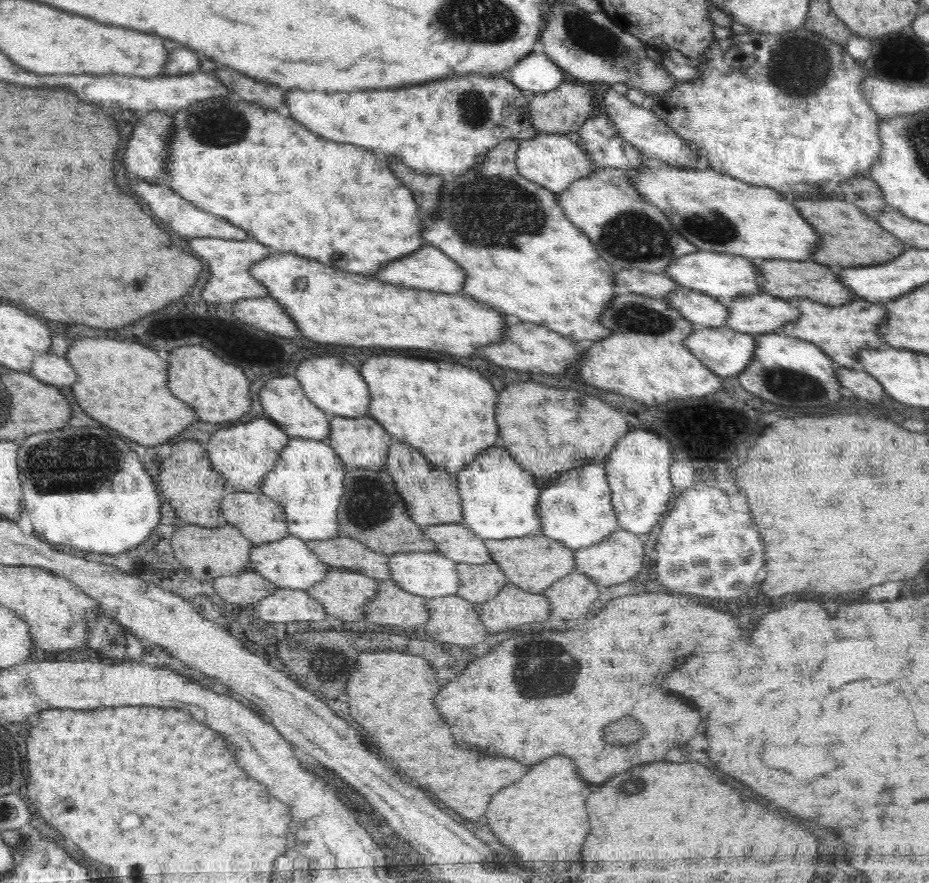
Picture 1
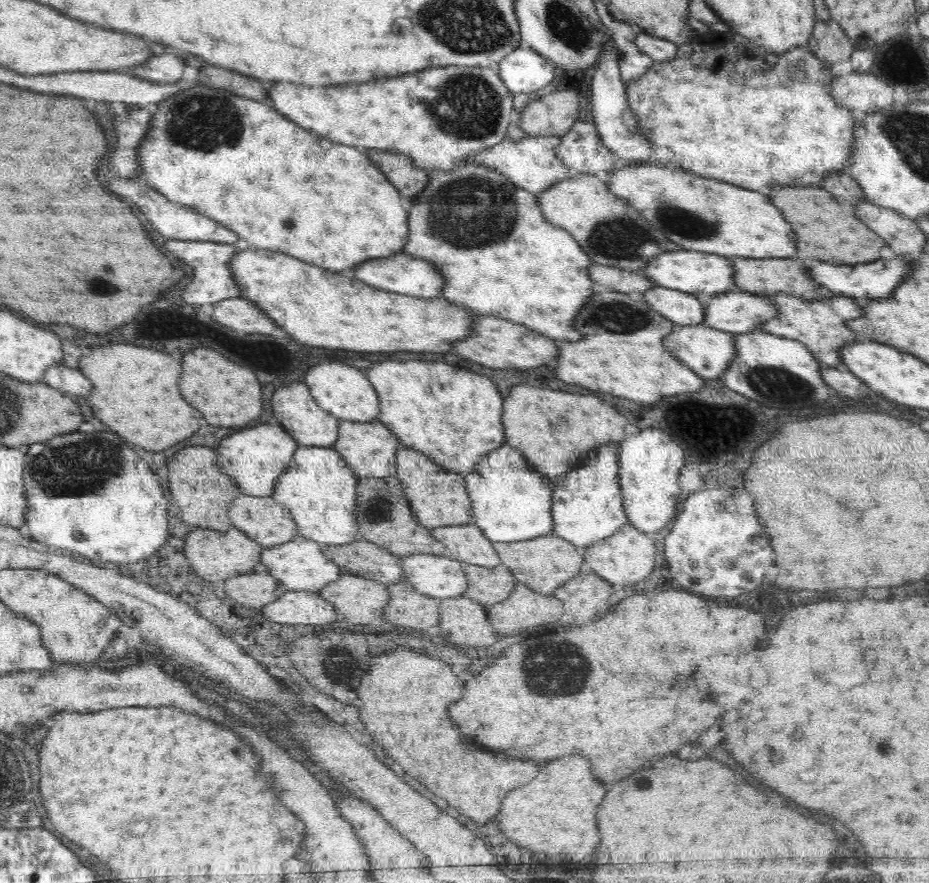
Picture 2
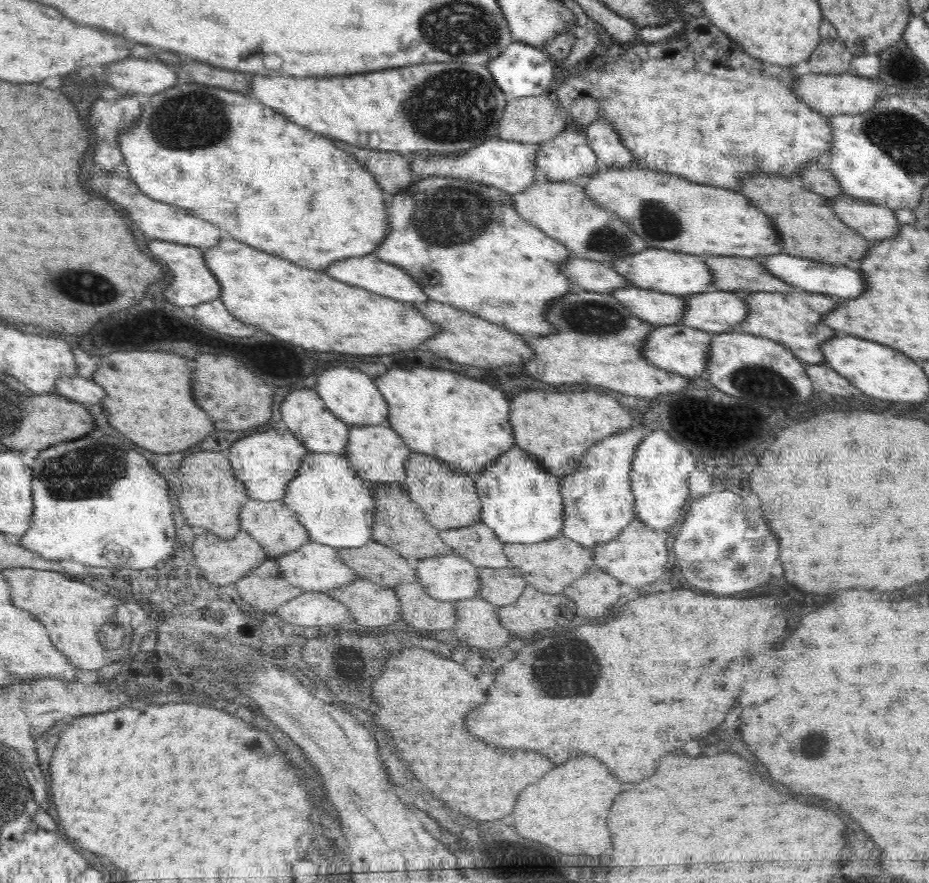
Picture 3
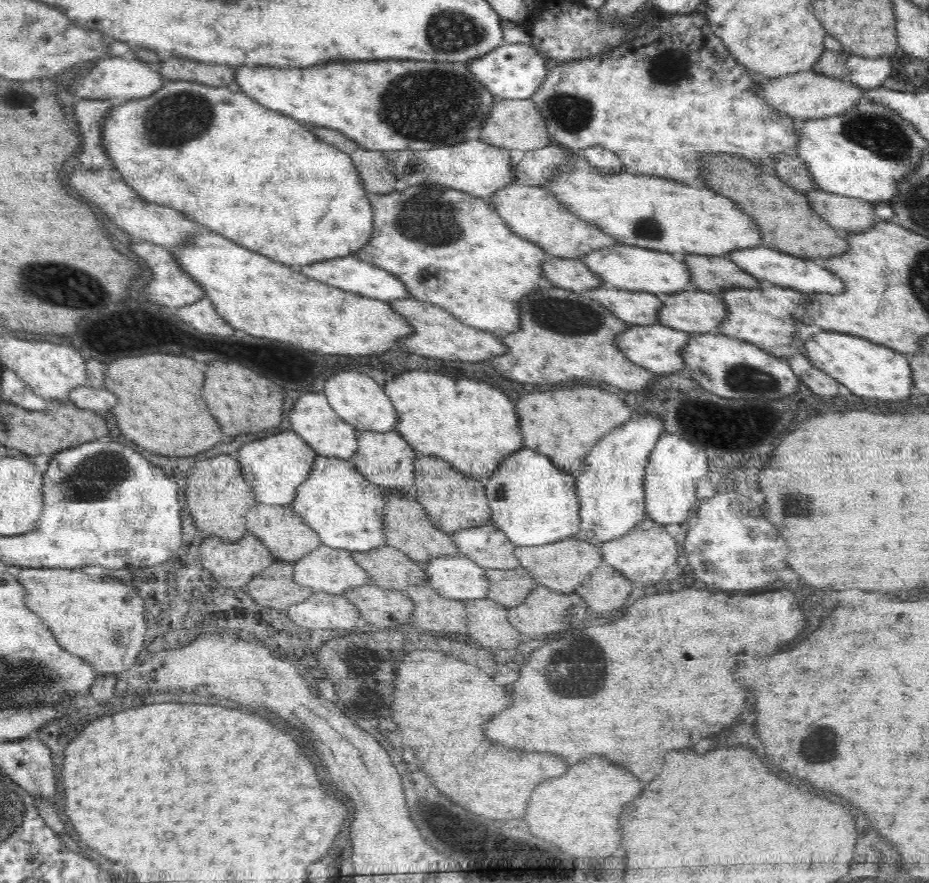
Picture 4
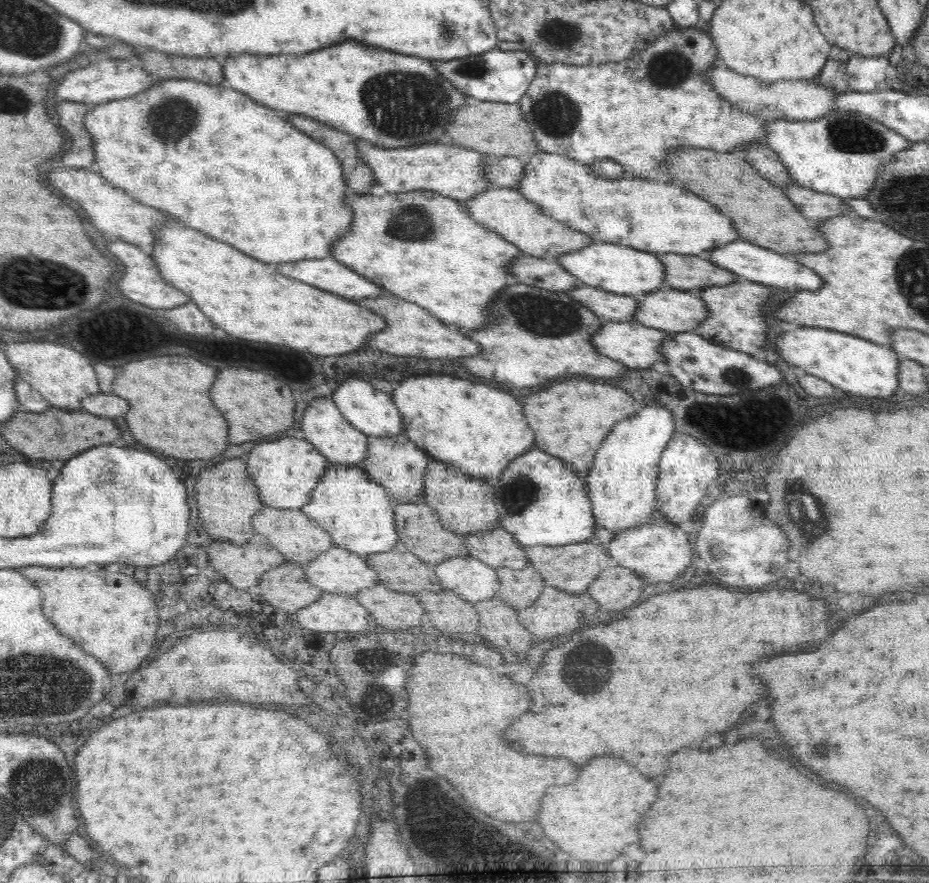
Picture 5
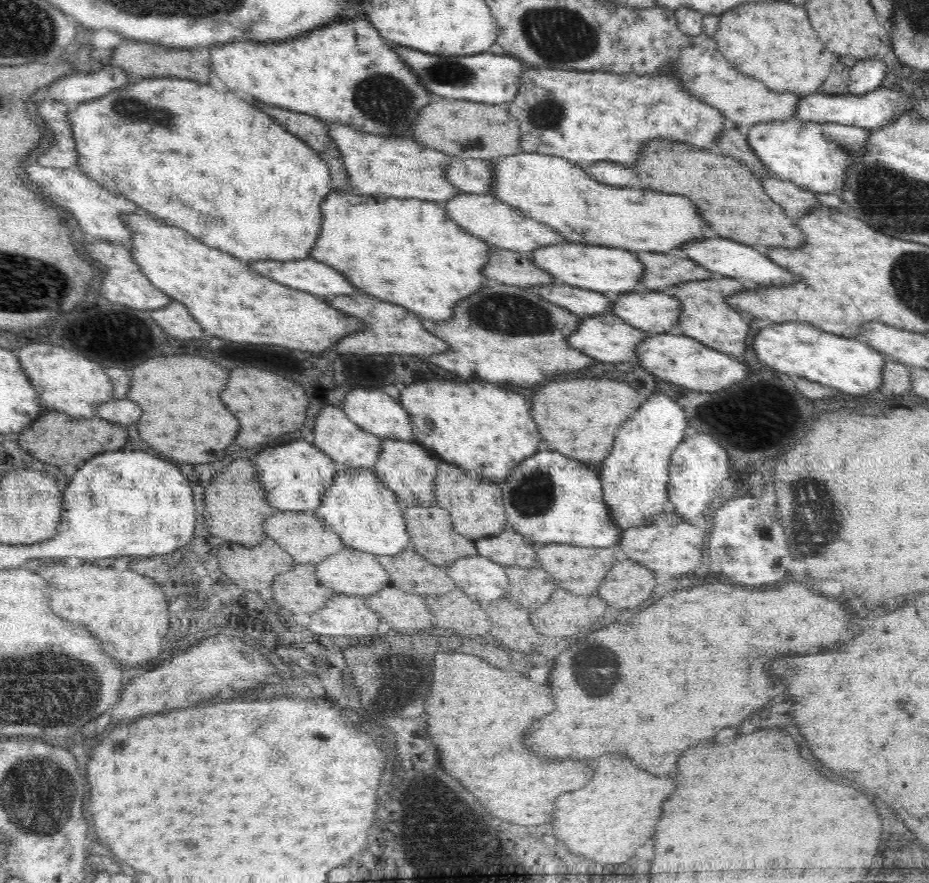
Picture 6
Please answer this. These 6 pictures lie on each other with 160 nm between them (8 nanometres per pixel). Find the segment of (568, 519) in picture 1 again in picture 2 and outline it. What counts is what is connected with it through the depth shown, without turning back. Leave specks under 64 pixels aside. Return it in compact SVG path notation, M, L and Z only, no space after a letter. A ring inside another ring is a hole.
M617 443L602 444L600 448L596 448L594 456L584 462L584 466L578 467L578 480L584 482L582 492L572 494L566 484L553 484L550 508L554 519L552 534L569 540L582 550L582 546L590 546L607 539L628 524L619 483L618 450Z

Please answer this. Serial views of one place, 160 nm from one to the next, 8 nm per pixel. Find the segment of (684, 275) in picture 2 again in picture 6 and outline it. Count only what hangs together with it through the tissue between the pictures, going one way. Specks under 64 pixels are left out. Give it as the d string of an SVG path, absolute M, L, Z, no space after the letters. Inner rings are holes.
M566 241L562 244L537 248L528 254L528 257L537 268L551 274L559 282L600 293L634 292L639 289L639 278L644 272L644 265L641 264L634 252L604 245L596 246Z

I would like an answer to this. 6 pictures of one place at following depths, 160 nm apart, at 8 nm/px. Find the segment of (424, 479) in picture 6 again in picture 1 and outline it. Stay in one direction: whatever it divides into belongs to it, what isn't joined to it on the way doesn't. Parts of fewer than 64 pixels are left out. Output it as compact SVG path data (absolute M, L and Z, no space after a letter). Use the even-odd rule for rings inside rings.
M369 415L356 418L330 416L328 442L346 468L385 469L392 436Z

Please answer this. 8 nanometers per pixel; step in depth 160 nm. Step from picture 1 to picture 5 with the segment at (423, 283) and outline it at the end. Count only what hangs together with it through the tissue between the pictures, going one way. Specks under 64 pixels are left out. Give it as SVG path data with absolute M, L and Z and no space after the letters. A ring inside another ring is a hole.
M331 256L276 264L276 270L288 278L311 284L312 287L346 299L369 299L388 294L382 287Z

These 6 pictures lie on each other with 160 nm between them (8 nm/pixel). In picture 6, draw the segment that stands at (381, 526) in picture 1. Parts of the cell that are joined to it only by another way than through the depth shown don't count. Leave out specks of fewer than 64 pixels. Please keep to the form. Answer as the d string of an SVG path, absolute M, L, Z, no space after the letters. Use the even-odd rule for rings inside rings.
M436 504L430 507L422 505L404 507L402 515L404 515L404 521L406 521L406 531L412 538L409 546L414 544L414 550L420 556L424 556L426 560L430 560L432 564L440 566L440 564L448 564L456 558L478 556L478 550L476 550L474 542L464 538L461 534L456 534L448 511L436 506Z

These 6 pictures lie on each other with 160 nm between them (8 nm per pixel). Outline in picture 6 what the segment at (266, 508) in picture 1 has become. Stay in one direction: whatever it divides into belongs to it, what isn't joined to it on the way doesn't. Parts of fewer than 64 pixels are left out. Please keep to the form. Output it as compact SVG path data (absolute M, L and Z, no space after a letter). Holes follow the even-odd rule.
M275 510L272 516L265 519L264 532L266 536L278 542L297 564L318 564L327 556L332 556L344 548L344 542L338 534L332 532L314 511L280 511Z

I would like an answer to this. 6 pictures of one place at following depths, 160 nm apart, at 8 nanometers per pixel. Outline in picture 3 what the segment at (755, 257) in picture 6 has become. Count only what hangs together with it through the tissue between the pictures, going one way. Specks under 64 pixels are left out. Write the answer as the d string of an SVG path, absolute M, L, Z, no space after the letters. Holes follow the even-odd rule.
M776 254L768 258L760 258L763 267L776 278L792 284L794 287L802 288L804 292L827 295L837 300L851 299L860 296L864 292L864 280L861 272L850 270L850 266L830 266L830 264L820 264L820 262L810 262L804 258L794 258L788 254Z

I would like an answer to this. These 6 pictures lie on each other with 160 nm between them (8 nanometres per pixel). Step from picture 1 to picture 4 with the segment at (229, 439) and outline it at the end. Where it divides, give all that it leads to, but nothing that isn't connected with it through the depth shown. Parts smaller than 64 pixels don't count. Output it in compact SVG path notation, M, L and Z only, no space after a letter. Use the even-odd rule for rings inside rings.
M288 430L264 440L256 440L240 448L240 472L250 485L255 500L266 505L290 505L296 498L298 486L308 478L316 451L296 432Z

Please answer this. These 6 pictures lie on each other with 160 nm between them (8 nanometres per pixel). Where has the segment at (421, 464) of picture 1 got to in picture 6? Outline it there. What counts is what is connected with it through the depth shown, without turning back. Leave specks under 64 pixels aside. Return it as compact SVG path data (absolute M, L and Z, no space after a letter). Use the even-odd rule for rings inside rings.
M441 461L434 482L434 496L436 506L448 511L456 532L468 538L484 538L484 536L498 536L508 529L506 512L502 504L502 486L499 482L483 478L470 478L464 469L452 466L452 463Z

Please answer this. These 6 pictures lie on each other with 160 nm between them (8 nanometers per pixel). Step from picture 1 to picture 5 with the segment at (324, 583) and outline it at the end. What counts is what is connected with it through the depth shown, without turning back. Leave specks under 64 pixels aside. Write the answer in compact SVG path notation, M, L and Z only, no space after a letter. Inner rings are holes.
M384 585L364 588L354 595L368 614L372 614L378 624L386 628L418 626L424 614L415 594L396 592Z

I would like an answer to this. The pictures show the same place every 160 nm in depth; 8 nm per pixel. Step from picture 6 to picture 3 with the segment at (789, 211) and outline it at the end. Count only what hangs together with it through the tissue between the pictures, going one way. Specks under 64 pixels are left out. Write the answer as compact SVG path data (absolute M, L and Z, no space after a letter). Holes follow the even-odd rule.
M850 195L828 198L828 205L846 226L870 240L883 241L893 237L900 226L894 217L894 209Z

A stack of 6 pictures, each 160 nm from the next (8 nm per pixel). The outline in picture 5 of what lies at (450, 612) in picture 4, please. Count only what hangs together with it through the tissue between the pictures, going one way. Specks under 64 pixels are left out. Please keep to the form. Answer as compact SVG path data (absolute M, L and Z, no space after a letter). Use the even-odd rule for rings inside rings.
M444 588L438 592L418 590L413 594L422 602L438 632L444 632L445 636L450 632L468 632L472 637L477 635L479 616L473 603Z

